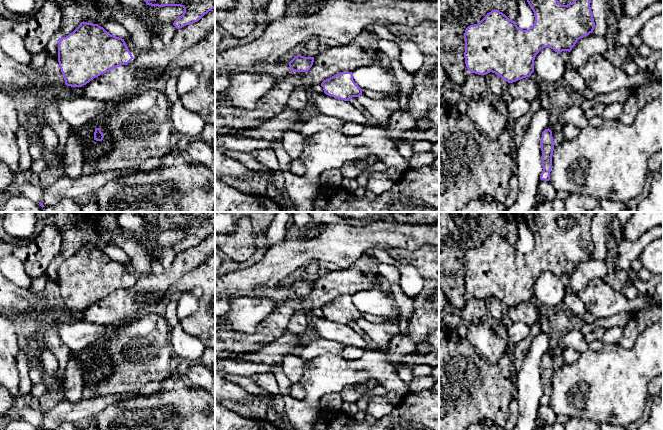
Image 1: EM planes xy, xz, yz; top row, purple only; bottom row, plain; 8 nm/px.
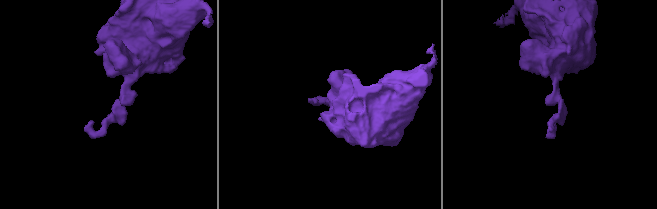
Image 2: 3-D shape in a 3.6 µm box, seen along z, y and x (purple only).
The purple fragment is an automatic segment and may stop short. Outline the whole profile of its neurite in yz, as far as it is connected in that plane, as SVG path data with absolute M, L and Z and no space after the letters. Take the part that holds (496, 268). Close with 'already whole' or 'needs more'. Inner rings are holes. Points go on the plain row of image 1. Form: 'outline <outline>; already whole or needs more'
outline M522 212L526 224L534 236L534 249L523 254L515 245L510 244L499 234L492 234L478 247L470 249L464 257L465 265L465 288L471 297L486 299L490 296L497 298L508 307L530 301L534 296L534 284L539 275L549 271L560 278L562 275L570 276L577 265L593 256L595 251L590 227L592 219L597 212ZM559 218L574 218L576 223L567 229L561 229L557 224Z; already whole

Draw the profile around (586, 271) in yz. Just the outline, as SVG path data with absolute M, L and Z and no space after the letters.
M593 256L579 263L569 276L571 292L578 293L593 279L604 277L607 274L605 261L597 260Z

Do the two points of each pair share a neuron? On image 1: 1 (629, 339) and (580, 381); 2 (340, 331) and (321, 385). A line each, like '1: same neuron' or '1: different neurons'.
1: different neurons
2: different neurons

